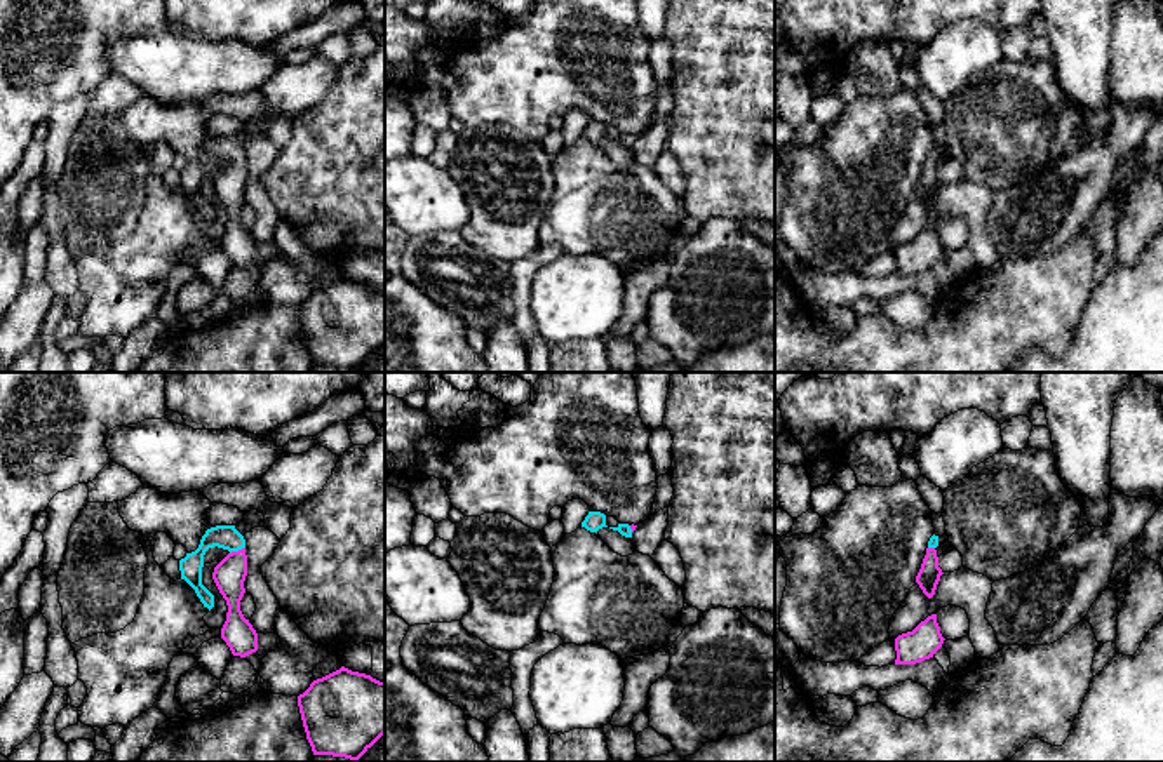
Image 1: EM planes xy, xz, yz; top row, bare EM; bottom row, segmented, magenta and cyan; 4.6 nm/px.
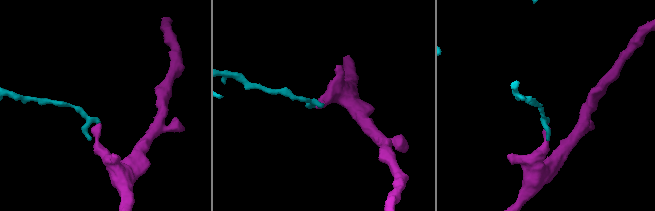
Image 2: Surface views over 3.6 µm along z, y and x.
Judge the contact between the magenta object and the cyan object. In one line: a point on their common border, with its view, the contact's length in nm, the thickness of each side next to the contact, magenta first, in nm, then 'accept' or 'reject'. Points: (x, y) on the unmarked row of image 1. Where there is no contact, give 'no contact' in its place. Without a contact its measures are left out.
meets magenta in xy at (239, 160); contact 80 nm long; 150 nm thick on the magenta side, 110 nm on the other; accept

